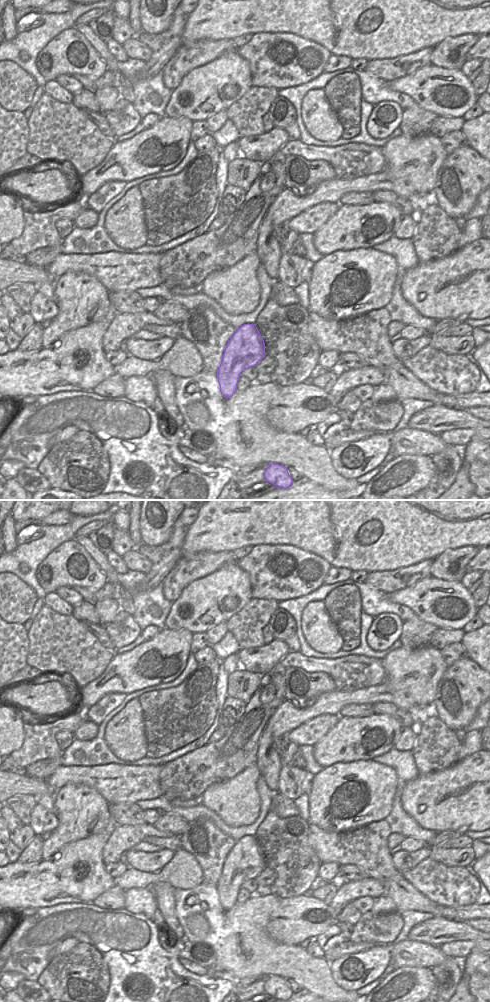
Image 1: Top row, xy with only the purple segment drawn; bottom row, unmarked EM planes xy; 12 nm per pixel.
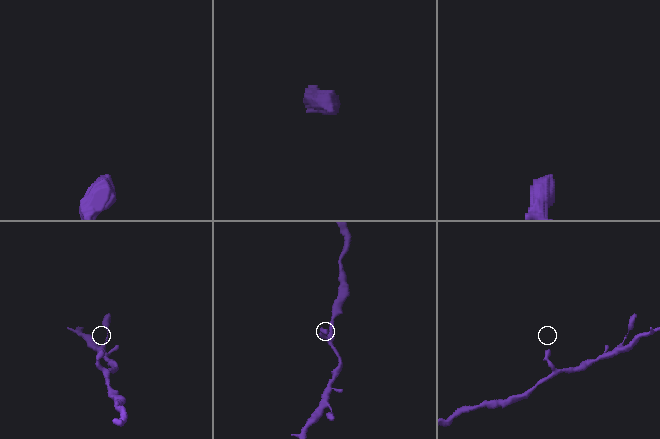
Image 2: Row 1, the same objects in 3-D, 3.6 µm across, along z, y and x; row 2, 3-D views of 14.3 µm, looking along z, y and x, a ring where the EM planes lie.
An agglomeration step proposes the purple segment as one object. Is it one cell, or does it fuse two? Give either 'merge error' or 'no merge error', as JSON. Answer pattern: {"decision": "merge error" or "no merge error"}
{"decision": "no merge error"}

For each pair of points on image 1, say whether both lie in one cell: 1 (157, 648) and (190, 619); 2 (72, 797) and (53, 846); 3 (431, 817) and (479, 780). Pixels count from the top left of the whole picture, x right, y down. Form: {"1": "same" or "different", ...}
{"1": "different", "2": "same", "3": "same"}

